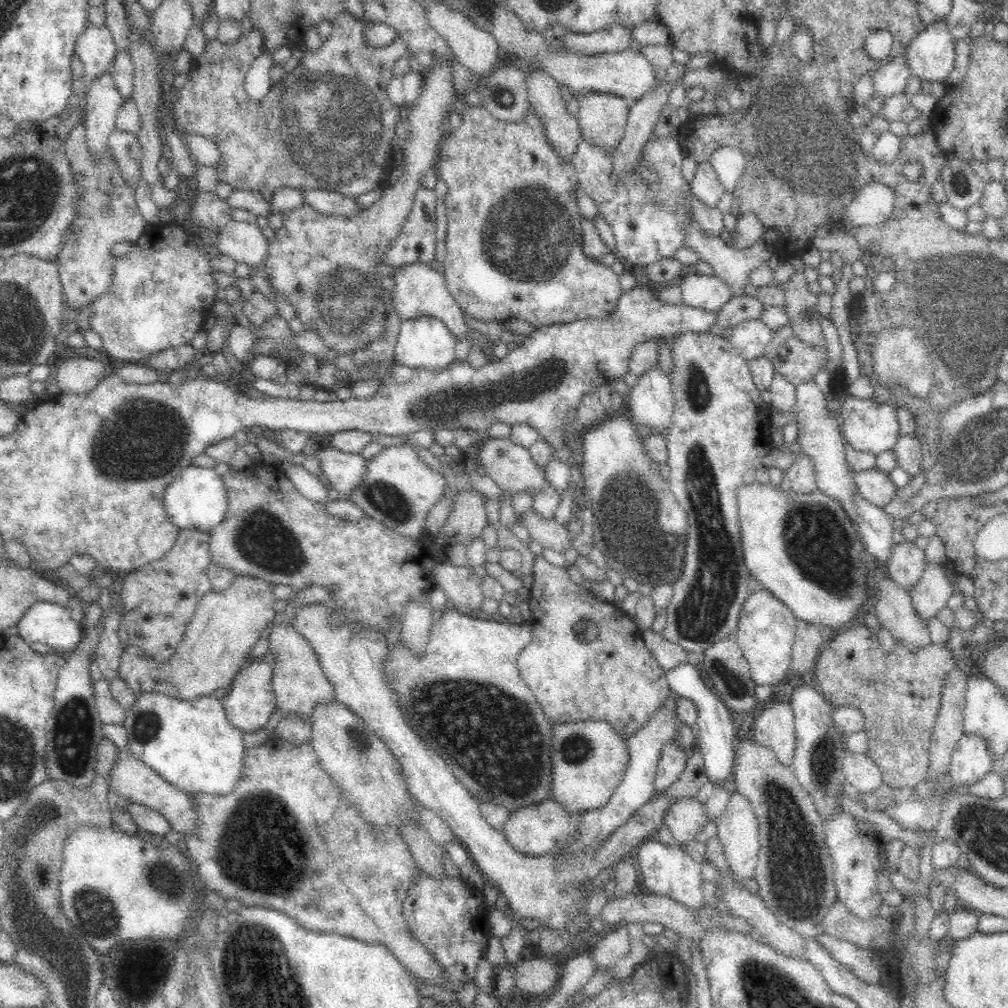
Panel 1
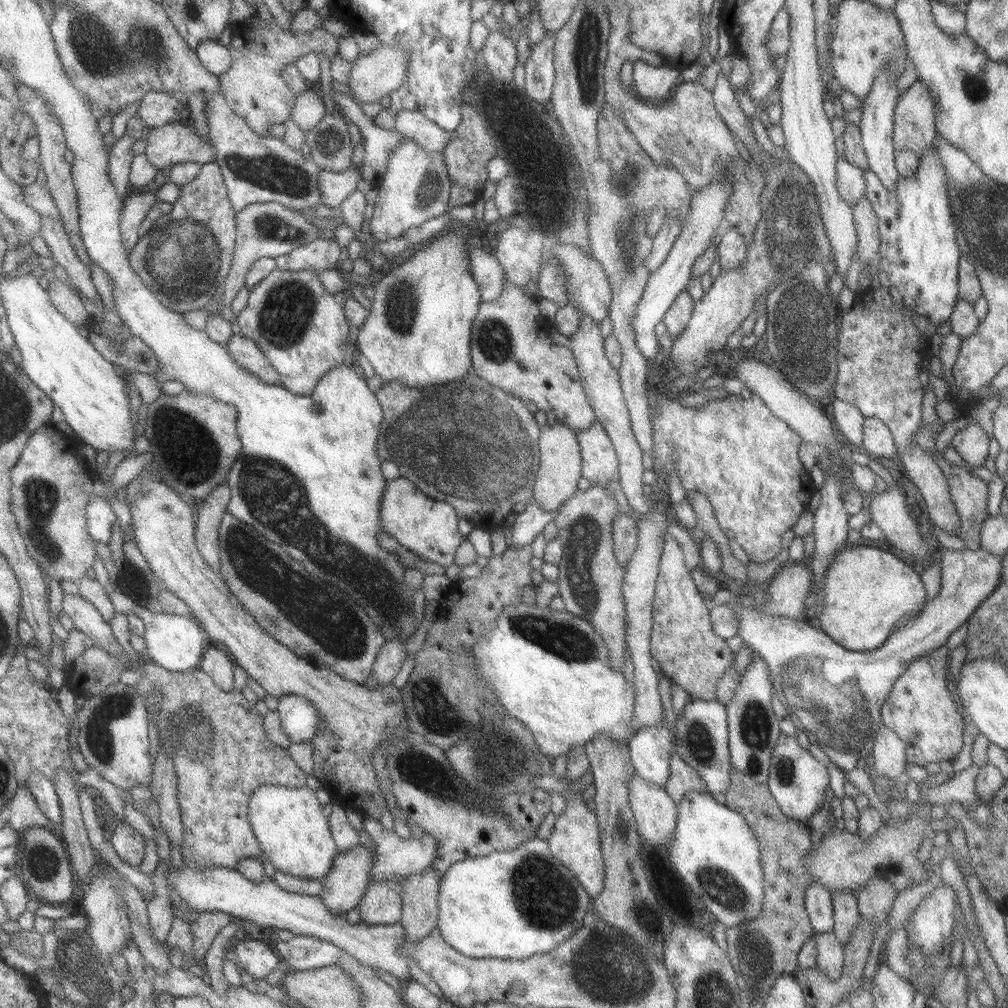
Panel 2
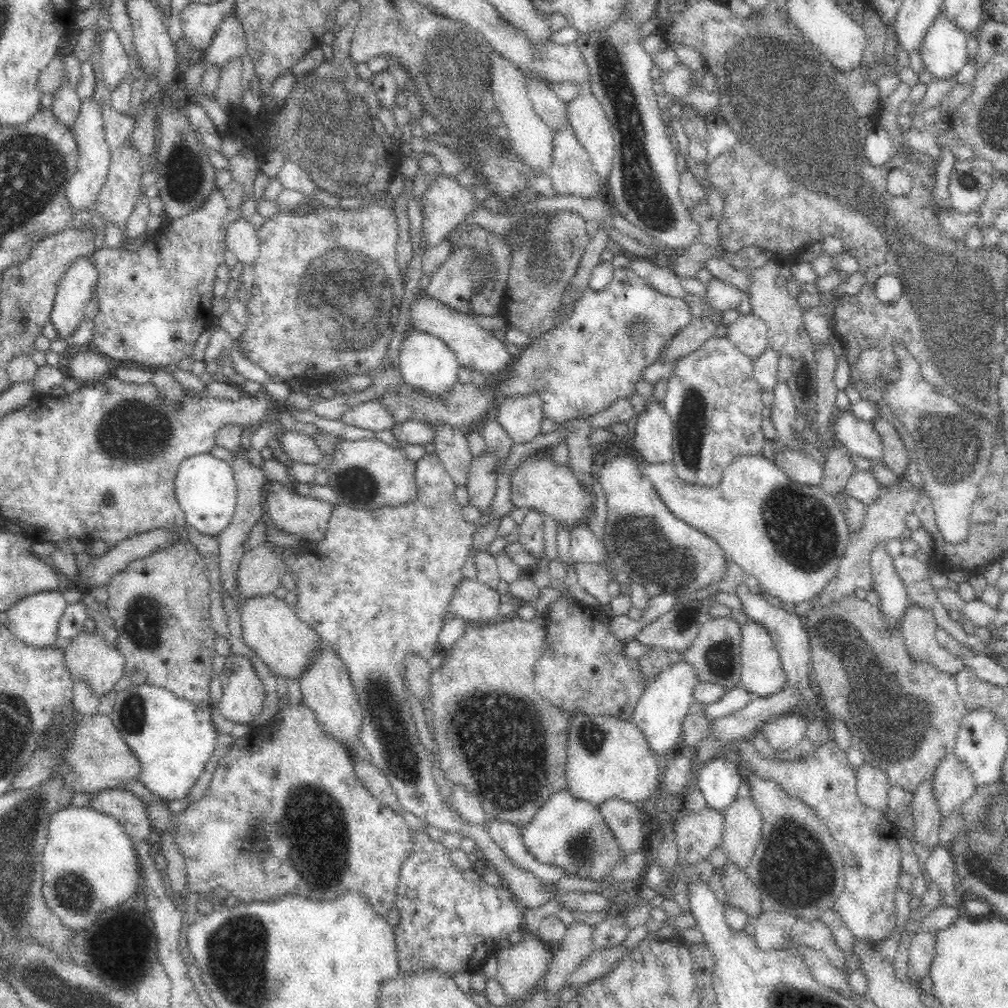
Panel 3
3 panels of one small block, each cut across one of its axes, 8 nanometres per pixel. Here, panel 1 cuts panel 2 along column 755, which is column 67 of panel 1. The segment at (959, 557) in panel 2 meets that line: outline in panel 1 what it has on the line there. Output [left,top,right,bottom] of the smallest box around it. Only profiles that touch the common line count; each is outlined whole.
[17,603,82,657]

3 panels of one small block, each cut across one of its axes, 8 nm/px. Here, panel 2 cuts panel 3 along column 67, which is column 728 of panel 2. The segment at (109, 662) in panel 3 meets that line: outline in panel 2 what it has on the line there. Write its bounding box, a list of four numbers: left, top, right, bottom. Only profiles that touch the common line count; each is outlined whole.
[649,525,734,700]

